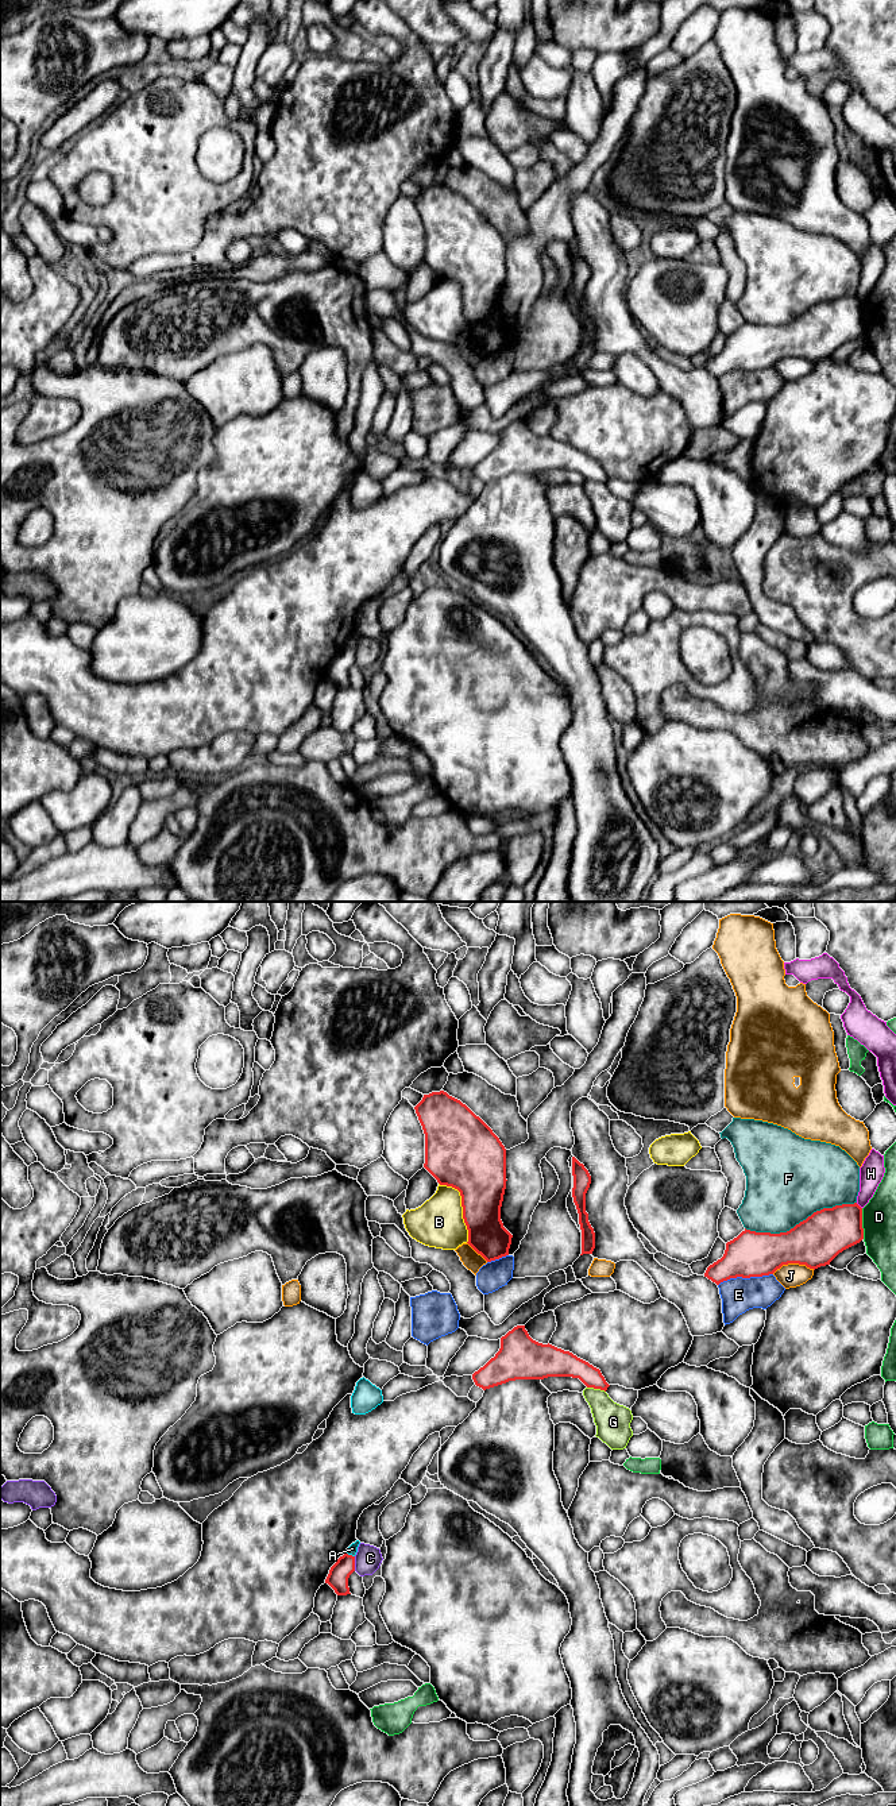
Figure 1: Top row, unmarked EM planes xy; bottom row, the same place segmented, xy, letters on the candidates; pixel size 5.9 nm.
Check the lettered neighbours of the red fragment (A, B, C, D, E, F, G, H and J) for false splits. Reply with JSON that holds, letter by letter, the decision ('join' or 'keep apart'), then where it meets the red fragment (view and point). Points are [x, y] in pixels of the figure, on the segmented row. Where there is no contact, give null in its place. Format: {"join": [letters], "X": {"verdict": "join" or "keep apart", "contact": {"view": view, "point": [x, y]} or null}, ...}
{"join": [], "A": {"verdict": "keep apart", "contact": {"view": "xy", "point": [350, 1555]}}, "B": {"verdict": "keep apart", "contact": {"view": "xy", "point": [462, 1206]}}, "C": {"verdict": "keep apart", "contact": {"view": "xy", "point": [354, 1563]}}, "D": {"verdict": "keep apart", "contact": {"view": "xy", "point": [861, 1223]}}, "E": {"verdict": "keep apart", "contact": {"view": "xy", "point": [745, 1277]}}, "F": {"verdict": "keep apart", "contact": {"view": "xy", "point": [800, 1222]}}, "G": {"verdict": "keep apart", "contact": {"view": "xy", "point": [597, 1388]}}, "H": {"verdict": "keep apart", "contact": {"view": "xy", "point": [858, 1206]}}, "J": {"verdict": "keep apart", "contact": {"view": "xy", "point": [792, 1262]}}}

